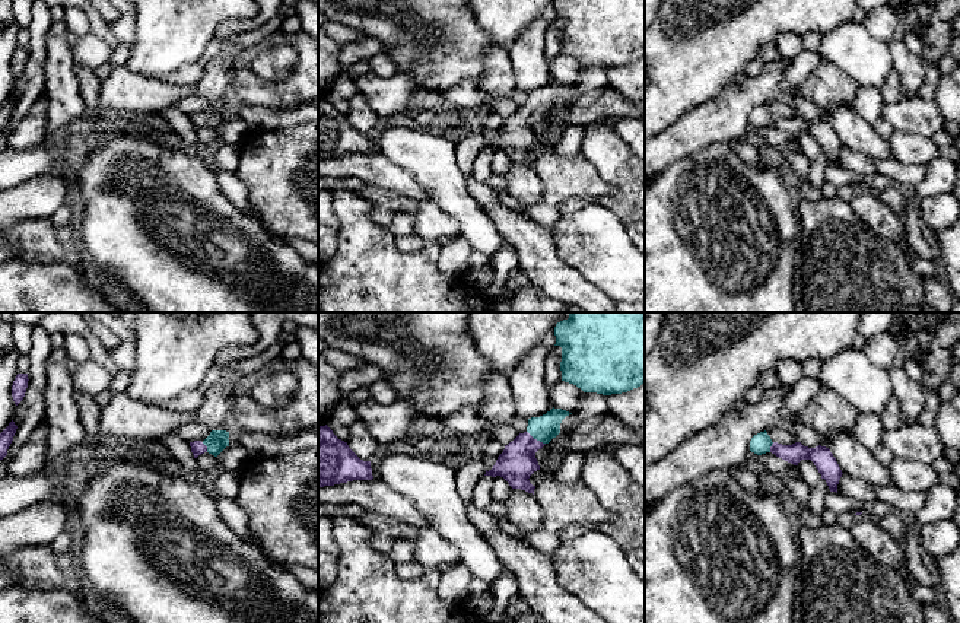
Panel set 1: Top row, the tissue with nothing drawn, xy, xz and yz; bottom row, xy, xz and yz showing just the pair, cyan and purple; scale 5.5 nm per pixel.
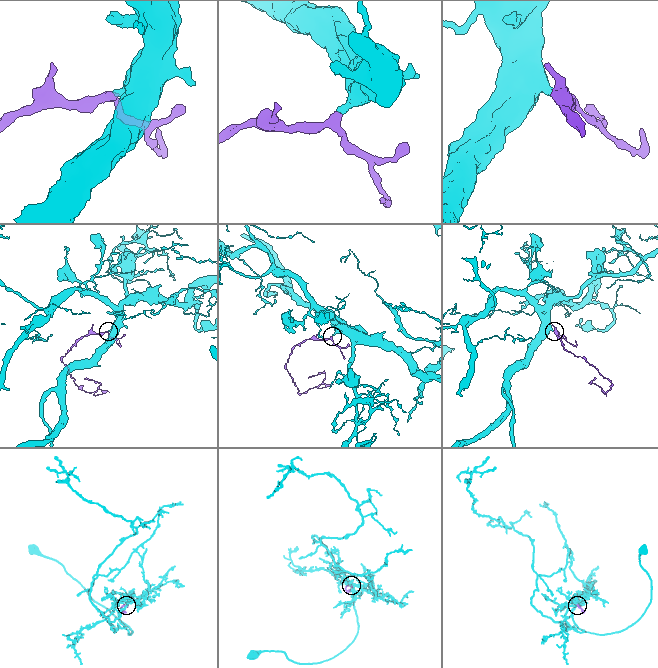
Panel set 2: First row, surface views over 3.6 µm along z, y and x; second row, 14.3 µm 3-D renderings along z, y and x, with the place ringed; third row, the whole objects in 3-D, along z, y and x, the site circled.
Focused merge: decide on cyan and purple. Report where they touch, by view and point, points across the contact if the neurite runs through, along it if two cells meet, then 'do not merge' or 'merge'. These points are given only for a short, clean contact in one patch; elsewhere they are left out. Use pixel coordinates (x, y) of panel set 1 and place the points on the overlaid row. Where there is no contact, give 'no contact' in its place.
meets cyan in xz at (536, 438); runs through xz (547, 426), (536, 438), (520, 454), (517, 463); merge

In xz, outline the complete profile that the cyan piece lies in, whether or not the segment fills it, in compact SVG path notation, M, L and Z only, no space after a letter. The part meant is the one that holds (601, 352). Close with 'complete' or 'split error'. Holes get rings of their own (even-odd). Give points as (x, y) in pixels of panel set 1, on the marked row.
M570 312L554 327L556 344L562 347L562 381L584 392L622 394L645 384L645 312Z; complete

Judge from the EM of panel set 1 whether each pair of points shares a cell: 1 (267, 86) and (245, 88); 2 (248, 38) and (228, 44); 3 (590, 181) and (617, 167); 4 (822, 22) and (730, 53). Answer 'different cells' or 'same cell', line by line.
1: same cell
2: same cell
3: different cells
4: same cell

